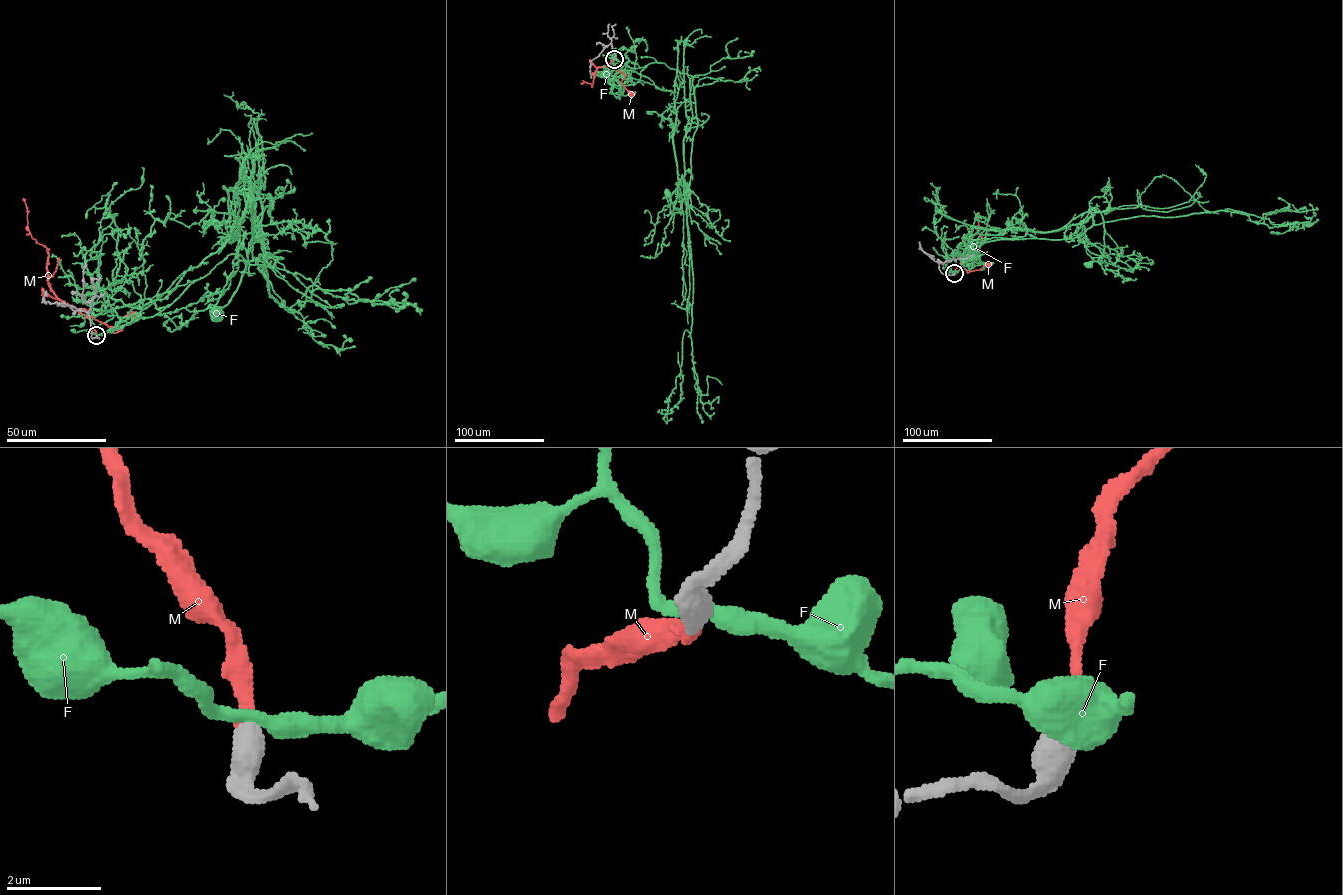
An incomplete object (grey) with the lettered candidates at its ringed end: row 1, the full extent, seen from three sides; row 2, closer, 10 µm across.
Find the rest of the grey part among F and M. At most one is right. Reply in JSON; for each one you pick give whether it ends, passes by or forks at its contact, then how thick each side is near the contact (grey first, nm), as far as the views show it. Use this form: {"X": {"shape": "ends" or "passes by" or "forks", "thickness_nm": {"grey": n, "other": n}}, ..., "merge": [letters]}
{"M": {"shape": "ends", "thickness_nm": {"grey": 550, "other": 280}}, "merge": ["M"]}

